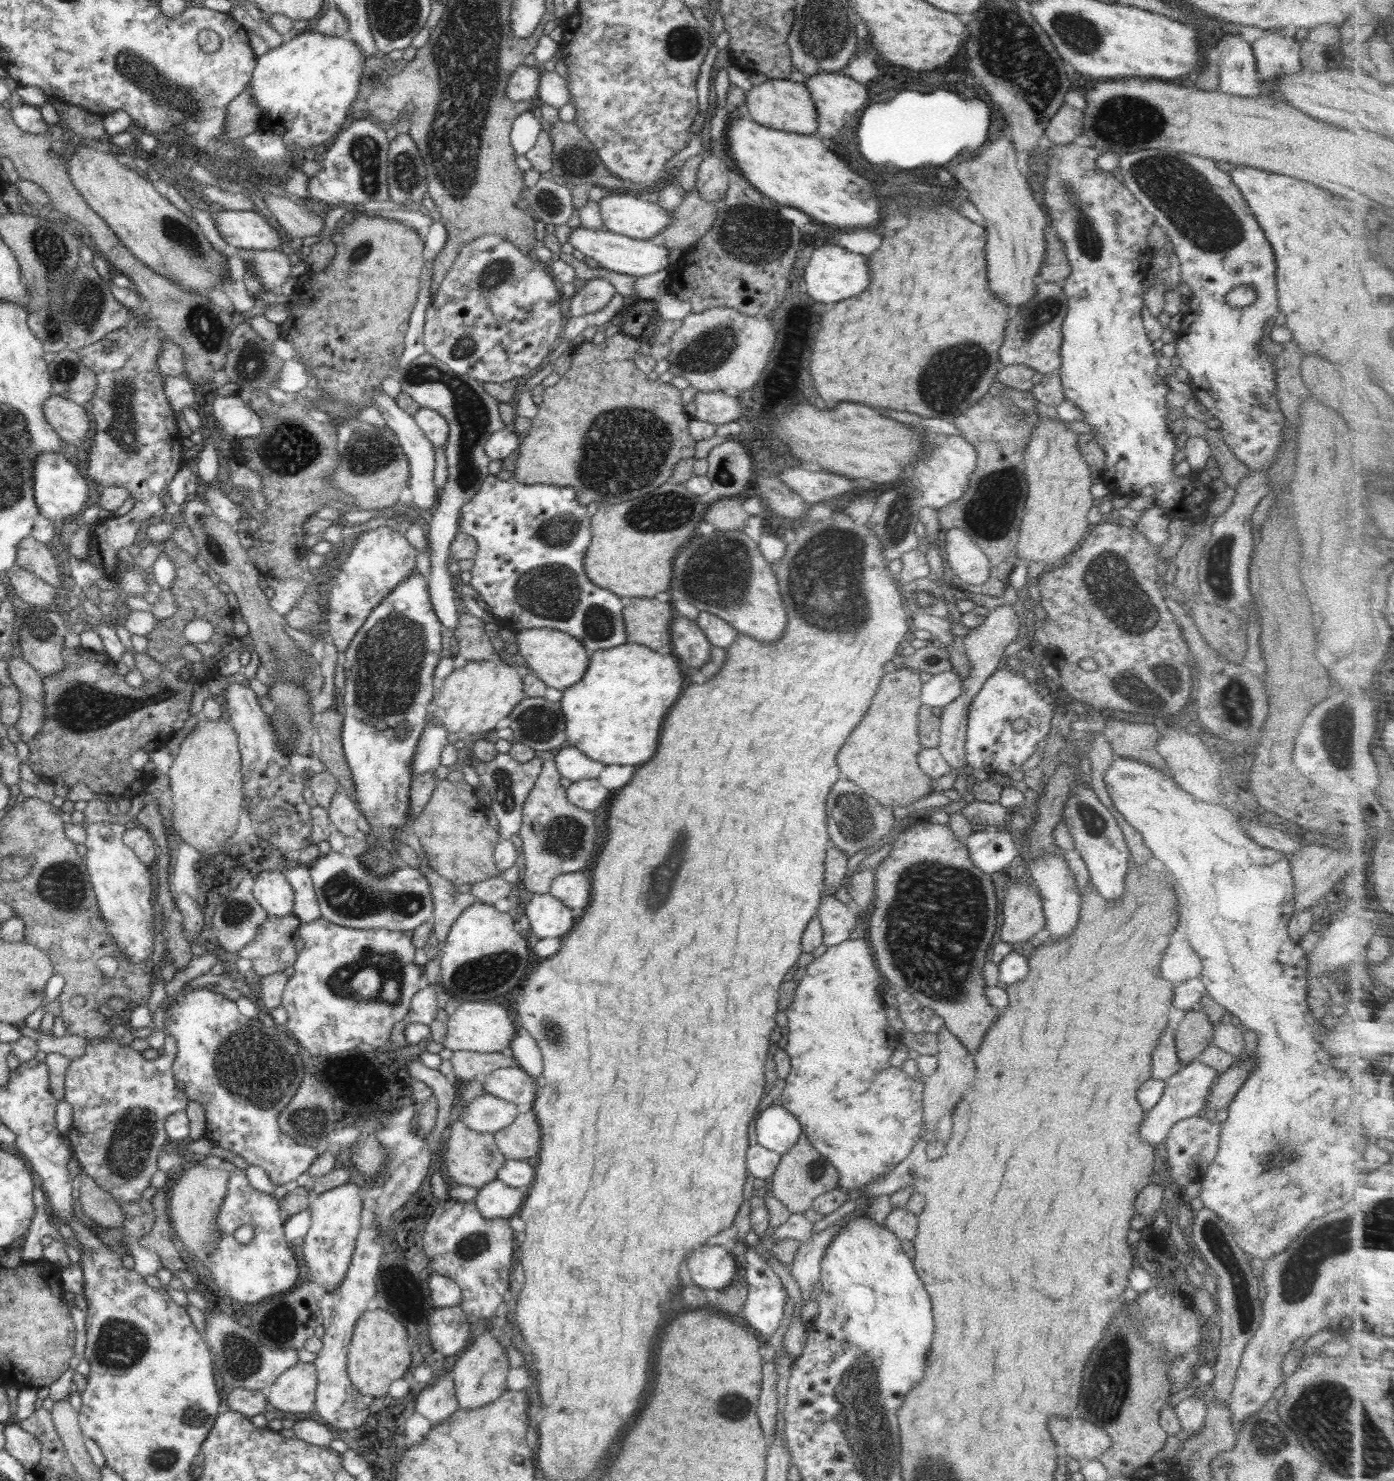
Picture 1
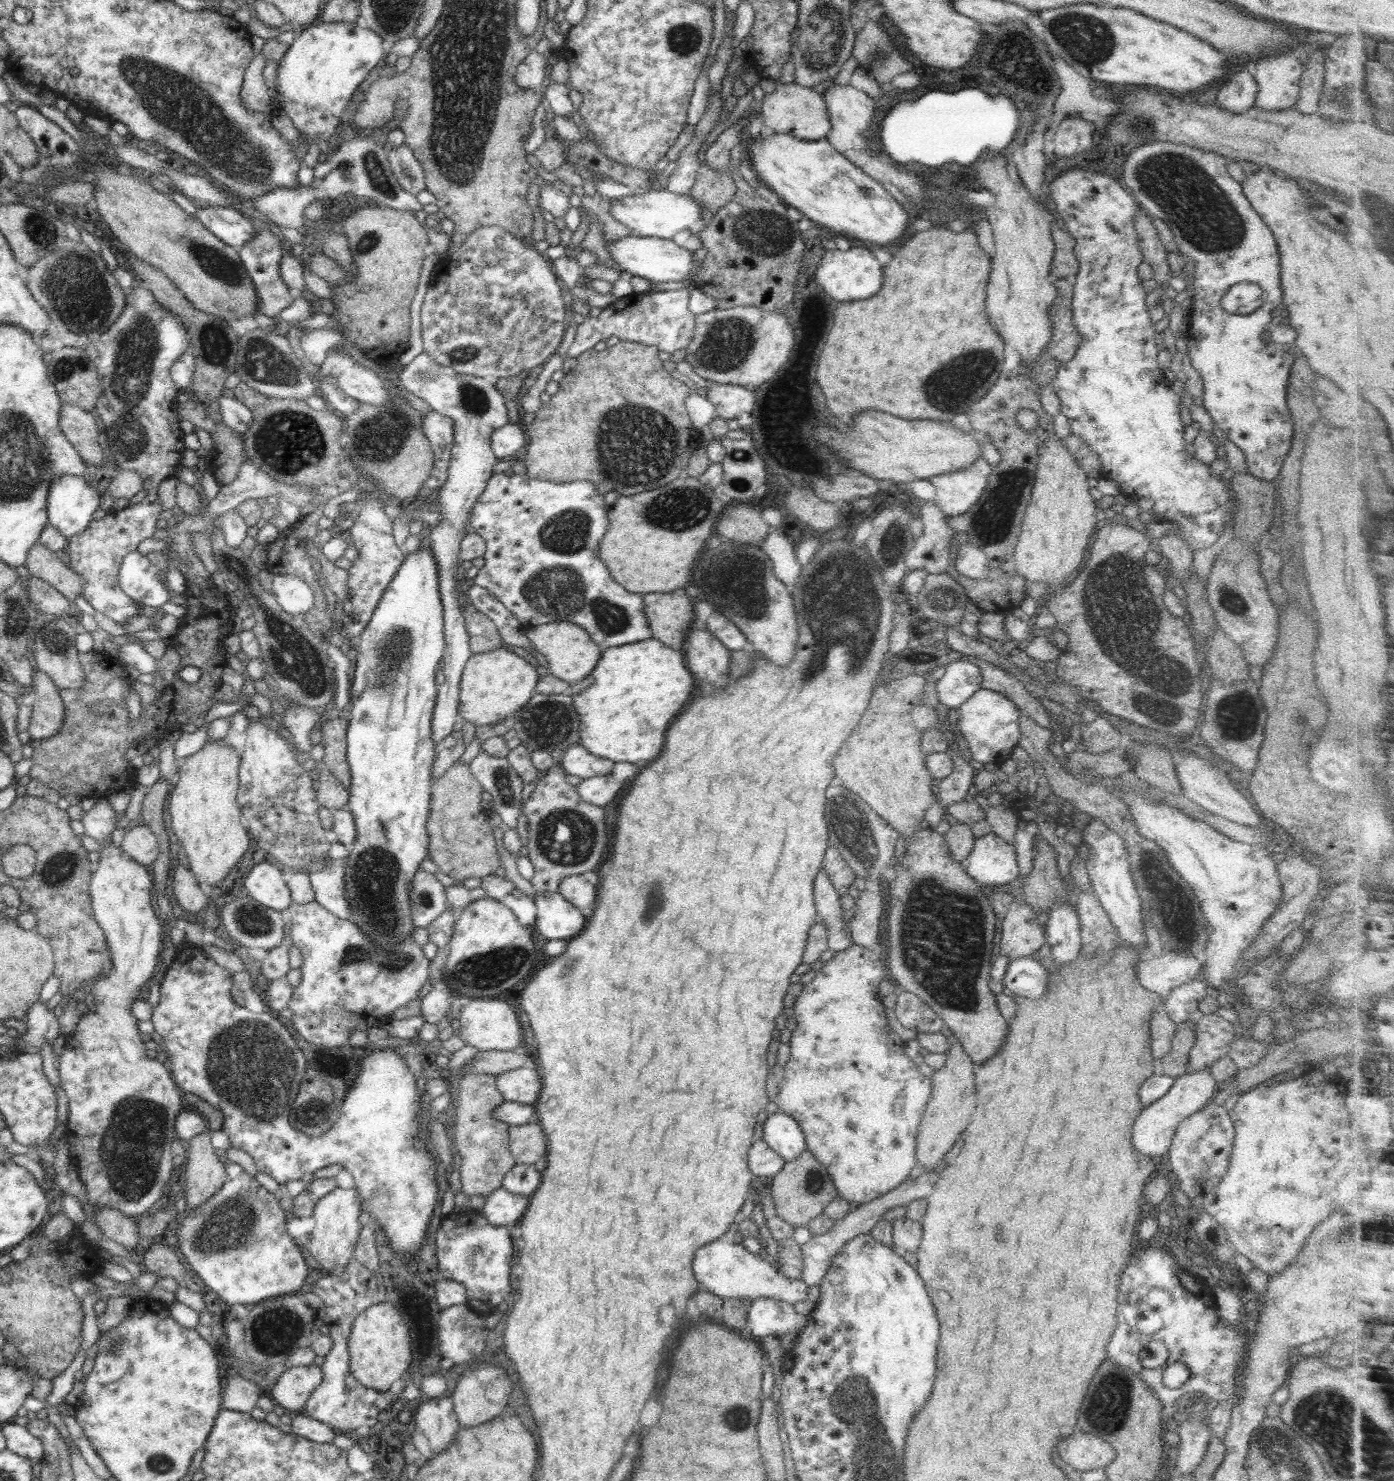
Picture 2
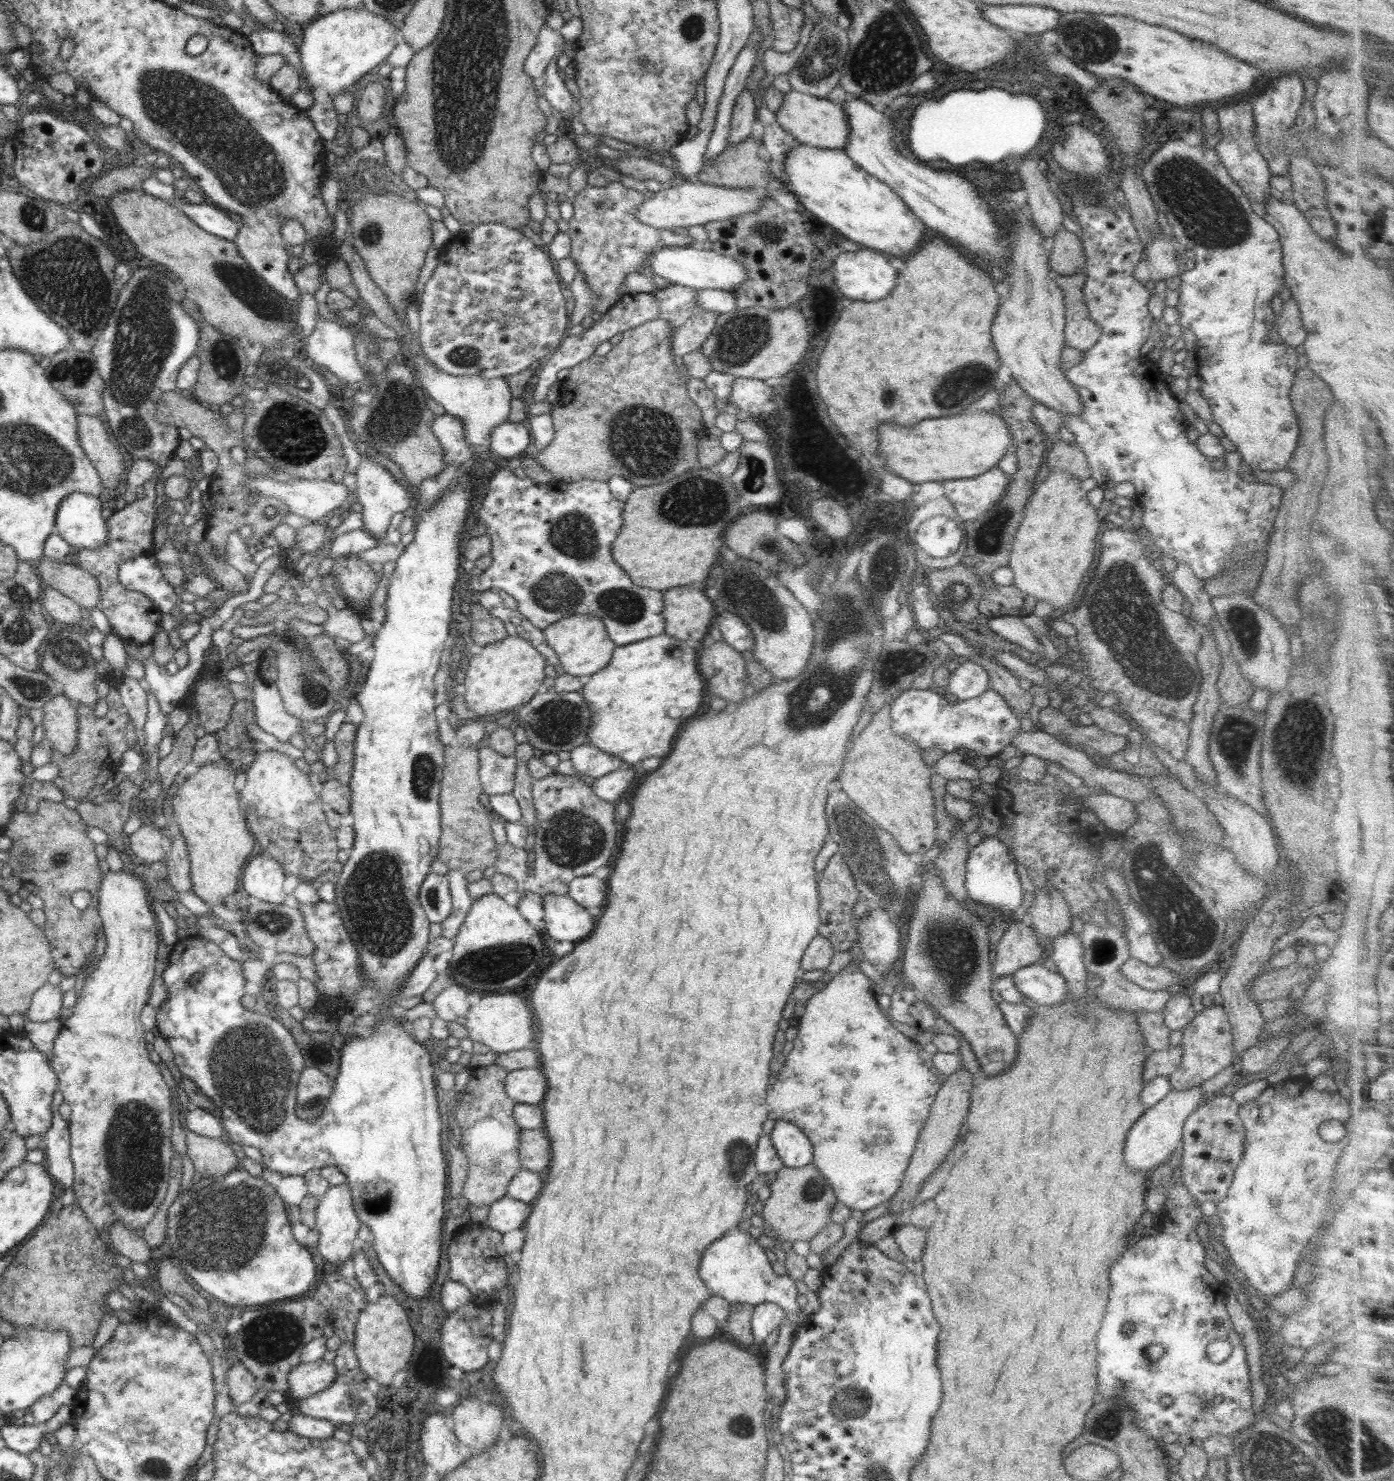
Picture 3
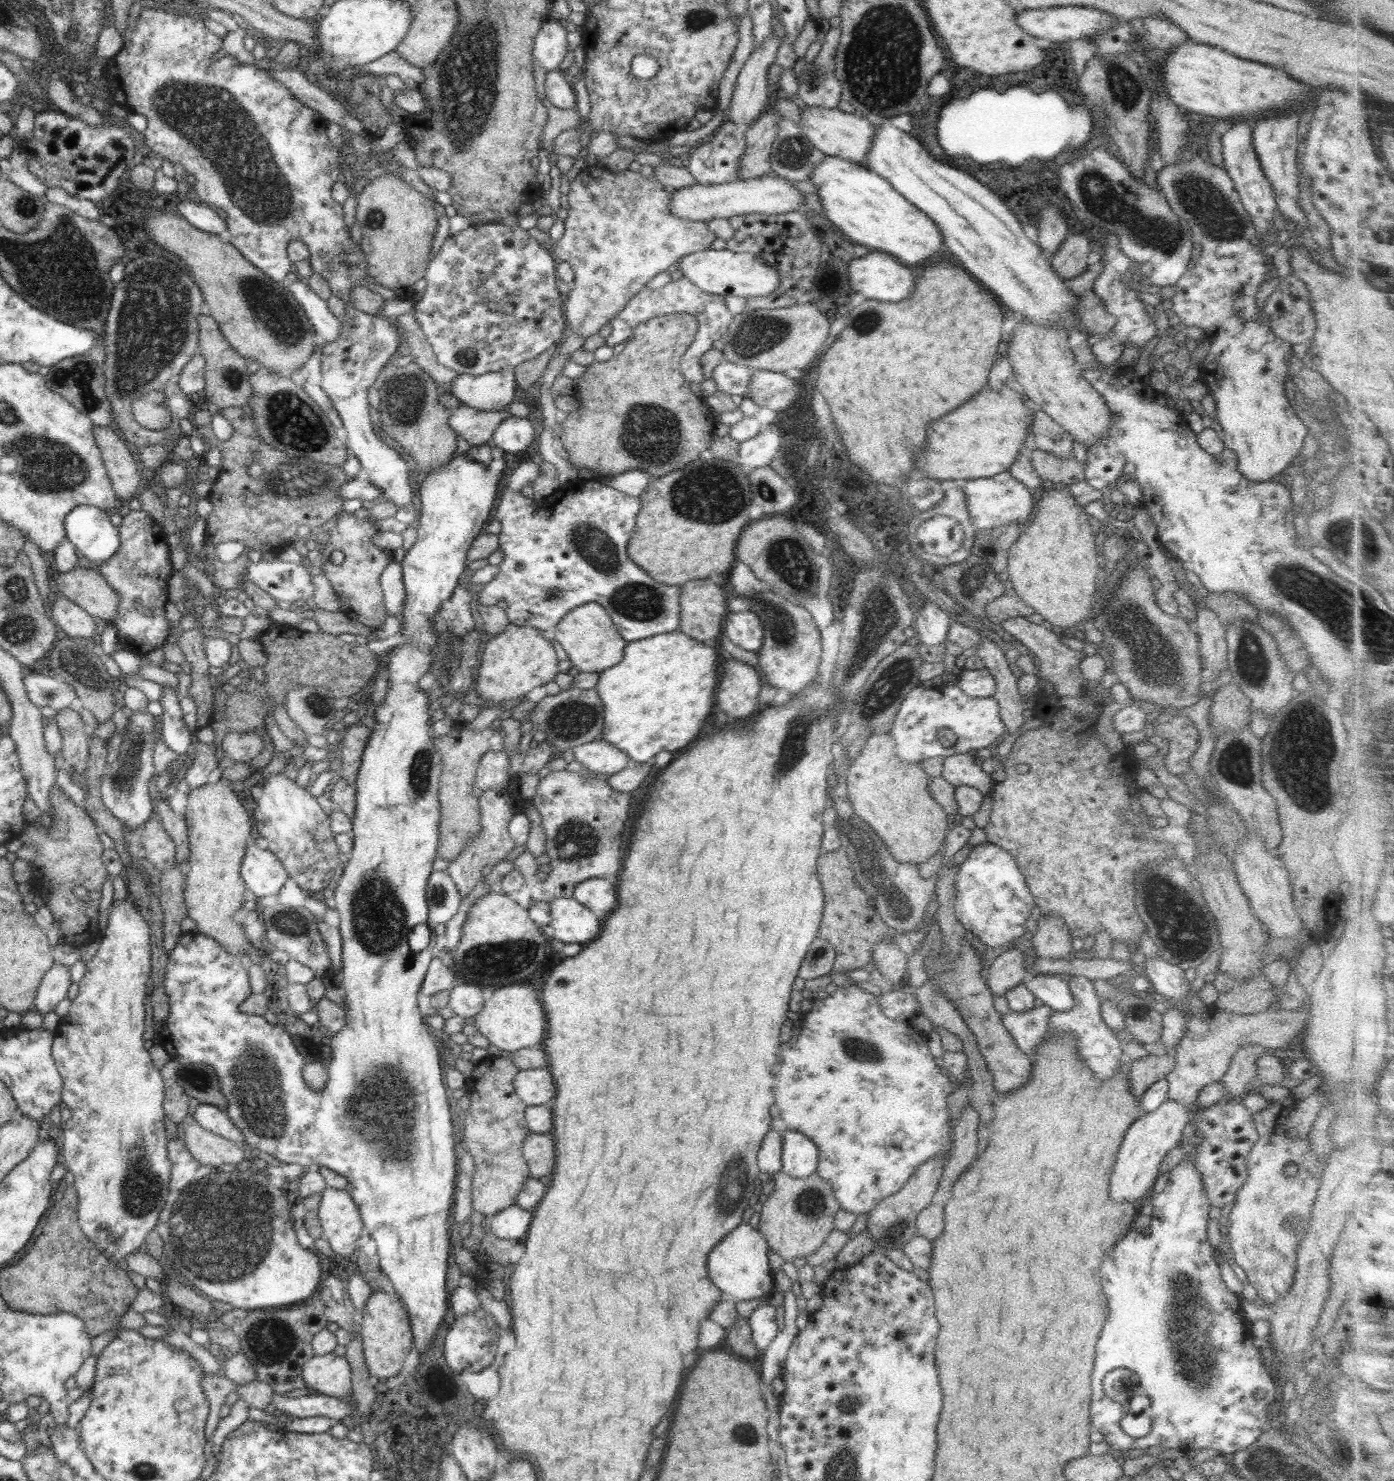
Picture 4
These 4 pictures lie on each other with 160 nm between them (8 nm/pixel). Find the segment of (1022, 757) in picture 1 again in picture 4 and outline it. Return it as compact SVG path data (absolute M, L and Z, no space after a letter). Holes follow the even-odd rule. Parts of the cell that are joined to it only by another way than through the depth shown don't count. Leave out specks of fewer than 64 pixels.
M956 682L943 684L930 689L914 687L901 702L896 718L889 732L895 742L896 754L910 764L919 764L921 760L967 753L969 750L990 748L996 740L1006 734L1005 724L1000 716L1000 705L993 697L968 696L960 690ZM940 728L950 728L958 736L956 744L944 747L936 738Z

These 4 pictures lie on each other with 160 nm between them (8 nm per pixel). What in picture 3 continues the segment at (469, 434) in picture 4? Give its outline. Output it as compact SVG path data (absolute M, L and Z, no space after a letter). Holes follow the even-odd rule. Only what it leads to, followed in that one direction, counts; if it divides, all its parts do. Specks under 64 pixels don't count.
M446 412L437 416L436 420L432 422L432 433L443 448L443 459L447 462L446 466L464 464L468 460L470 460L470 464L474 464L473 446L466 441L464 423L460 421L460 418Z

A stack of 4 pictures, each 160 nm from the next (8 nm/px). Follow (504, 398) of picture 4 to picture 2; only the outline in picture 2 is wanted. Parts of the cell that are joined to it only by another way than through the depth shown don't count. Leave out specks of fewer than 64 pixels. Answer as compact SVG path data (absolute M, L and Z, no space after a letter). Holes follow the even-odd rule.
M422 353L416 356L410 364L404 367L399 375L400 388L421 398L430 405L433 411L448 418L454 426L454 444L448 465L446 482L440 487L440 495L436 499L435 509L440 514L440 522L425 532L429 539L429 548L438 565L438 590L443 606L443 631L445 634L445 649L443 652L445 680L438 686L436 702L432 715L432 738L436 746L440 746L443 738L458 731L460 716L458 712L458 697L461 676L468 660L473 655L469 646L469 631L463 617L463 604L460 599L460 586L456 581L456 572L460 566L460 543L468 527L471 510L478 497L482 495L488 479L493 475L497 456L491 447L491 435L506 424L509 424L508 409L504 396L495 385L485 379L457 374L448 366L442 366L430 360Z

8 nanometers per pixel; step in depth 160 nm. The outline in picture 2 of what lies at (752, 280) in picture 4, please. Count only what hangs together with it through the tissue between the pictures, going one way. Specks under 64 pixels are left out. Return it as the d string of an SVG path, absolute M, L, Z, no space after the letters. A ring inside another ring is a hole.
M630 235L617 241L608 241L606 248L610 251L610 256L614 262L620 265L622 270L634 276L642 276L655 283L682 281L691 272L696 275L701 269L701 264L696 264L694 252L684 249L683 246L676 245L672 239L637 237Z

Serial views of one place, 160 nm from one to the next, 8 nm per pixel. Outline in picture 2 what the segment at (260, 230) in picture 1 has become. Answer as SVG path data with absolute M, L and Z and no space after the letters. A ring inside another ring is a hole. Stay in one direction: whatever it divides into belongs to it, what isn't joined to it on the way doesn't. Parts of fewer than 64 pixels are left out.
M199 206L194 218L198 219L224 244L230 245L237 251L257 235L248 217L232 207L208 206L203 208Z

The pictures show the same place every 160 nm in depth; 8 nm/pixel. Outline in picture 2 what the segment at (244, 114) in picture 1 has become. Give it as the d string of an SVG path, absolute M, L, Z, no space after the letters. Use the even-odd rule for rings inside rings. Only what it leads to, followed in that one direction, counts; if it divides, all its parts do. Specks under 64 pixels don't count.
M262 54L256 55L245 70L241 88L241 103L253 112L273 114L275 113L275 104L270 99L270 90L266 86L264 75L262 75L266 64L265 59Z

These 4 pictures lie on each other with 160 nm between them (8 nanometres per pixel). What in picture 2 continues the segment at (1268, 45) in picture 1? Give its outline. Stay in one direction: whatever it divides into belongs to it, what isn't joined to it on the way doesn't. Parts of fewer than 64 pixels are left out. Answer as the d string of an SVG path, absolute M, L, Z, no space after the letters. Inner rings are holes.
M1292 49L1275 55L1264 55L1246 60L1247 71L1258 85L1255 106L1268 112L1286 110L1297 103L1301 74L1304 72L1303 64L1292 54Z

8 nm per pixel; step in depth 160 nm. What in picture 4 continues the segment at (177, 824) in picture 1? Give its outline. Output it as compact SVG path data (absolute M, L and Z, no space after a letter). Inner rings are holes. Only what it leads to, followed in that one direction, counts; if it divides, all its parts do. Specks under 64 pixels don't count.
M224 780L216 783L206 783L200 788L190 789L188 793L188 805L184 815L190 850L190 855L188 856L190 872L186 874L184 882L184 904L186 912L188 912L187 917L197 924L198 932L214 938L229 953L242 958L243 962L258 961L256 955L261 952L259 945L250 941L246 937L244 927L238 925L233 919L235 913L244 908L243 892L246 887L244 880L241 878L240 870L246 848L252 841L250 815L238 801L237 795Z

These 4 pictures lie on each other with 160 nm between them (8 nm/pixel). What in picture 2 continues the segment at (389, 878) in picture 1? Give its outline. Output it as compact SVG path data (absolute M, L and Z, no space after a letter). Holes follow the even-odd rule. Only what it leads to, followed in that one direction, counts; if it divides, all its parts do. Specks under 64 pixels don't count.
M331 860L320 872L308 873L315 895L315 902L334 916L350 921L350 906L346 902L344 888L344 866ZM421 870L411 880L409 891L415 928L427 927L448 908L445 887L436 879L435 874Z

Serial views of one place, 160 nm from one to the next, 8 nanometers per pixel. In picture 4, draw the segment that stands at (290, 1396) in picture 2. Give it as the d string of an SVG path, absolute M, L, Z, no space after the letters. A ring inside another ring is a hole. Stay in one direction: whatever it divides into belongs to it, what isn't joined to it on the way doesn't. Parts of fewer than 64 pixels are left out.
M314 1355L302 1369L306 1387L313 1389L314 1395L348 1398L352 1395L351 1366L348 1357Z

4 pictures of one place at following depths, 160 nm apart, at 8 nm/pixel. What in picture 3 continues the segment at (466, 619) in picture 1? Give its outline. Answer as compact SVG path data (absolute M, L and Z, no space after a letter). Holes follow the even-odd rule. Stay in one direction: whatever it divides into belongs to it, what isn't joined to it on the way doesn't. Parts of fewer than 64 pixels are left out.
M469 600L465 610L471 621L470 636L476 645L486 647L507 636L504 623L499 618L492 616L490 611L481 604Z

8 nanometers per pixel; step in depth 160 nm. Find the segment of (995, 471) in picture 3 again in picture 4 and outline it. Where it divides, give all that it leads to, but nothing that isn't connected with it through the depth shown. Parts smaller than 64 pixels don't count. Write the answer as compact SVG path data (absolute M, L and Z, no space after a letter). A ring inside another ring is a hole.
M1009 471L995 474L990 478L967 480L961 488L966 493L970 522L977 529L990 530L1004 525L1021 526L1033 517L1038 493L1012 477Z

